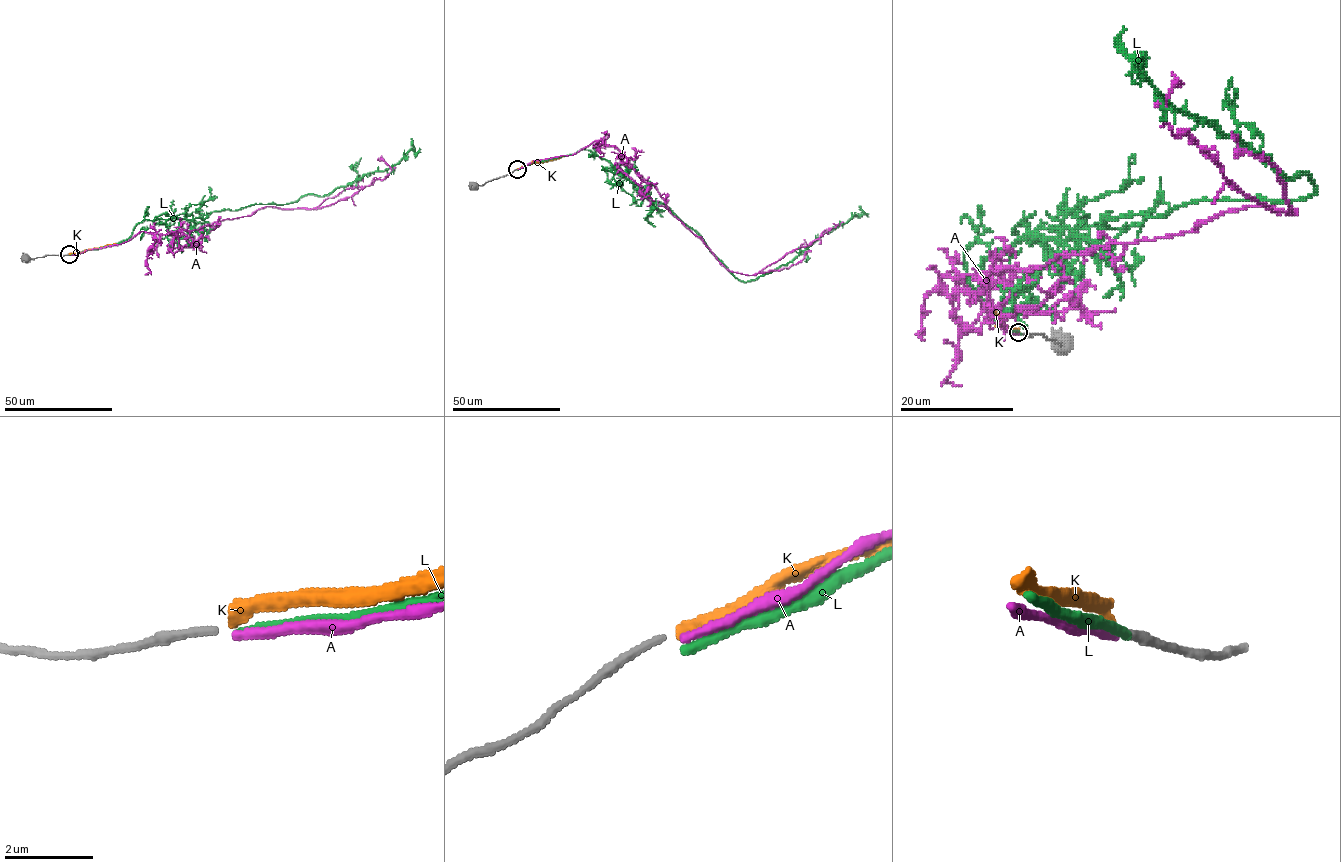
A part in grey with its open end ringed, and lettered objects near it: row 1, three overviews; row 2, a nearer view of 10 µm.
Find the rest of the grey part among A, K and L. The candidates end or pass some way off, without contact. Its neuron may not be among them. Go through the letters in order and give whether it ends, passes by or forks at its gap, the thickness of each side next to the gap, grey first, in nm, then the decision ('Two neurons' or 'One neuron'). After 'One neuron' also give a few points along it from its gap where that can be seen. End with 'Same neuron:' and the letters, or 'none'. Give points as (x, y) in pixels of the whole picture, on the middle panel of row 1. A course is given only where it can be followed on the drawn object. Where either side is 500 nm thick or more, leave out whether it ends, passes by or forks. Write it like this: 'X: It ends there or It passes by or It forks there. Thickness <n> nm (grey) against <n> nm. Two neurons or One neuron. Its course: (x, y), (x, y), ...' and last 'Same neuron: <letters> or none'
A: It ends there. Thickness 150 nm (grey) against 200 nm. Two neurons
K: It ends there. Thickness 150 nm (grey) against 280 nm. Two neurons
L: It ends there. Thickness 150 nm (grey) against 240 nm. Two neurons
Same neuron: none

